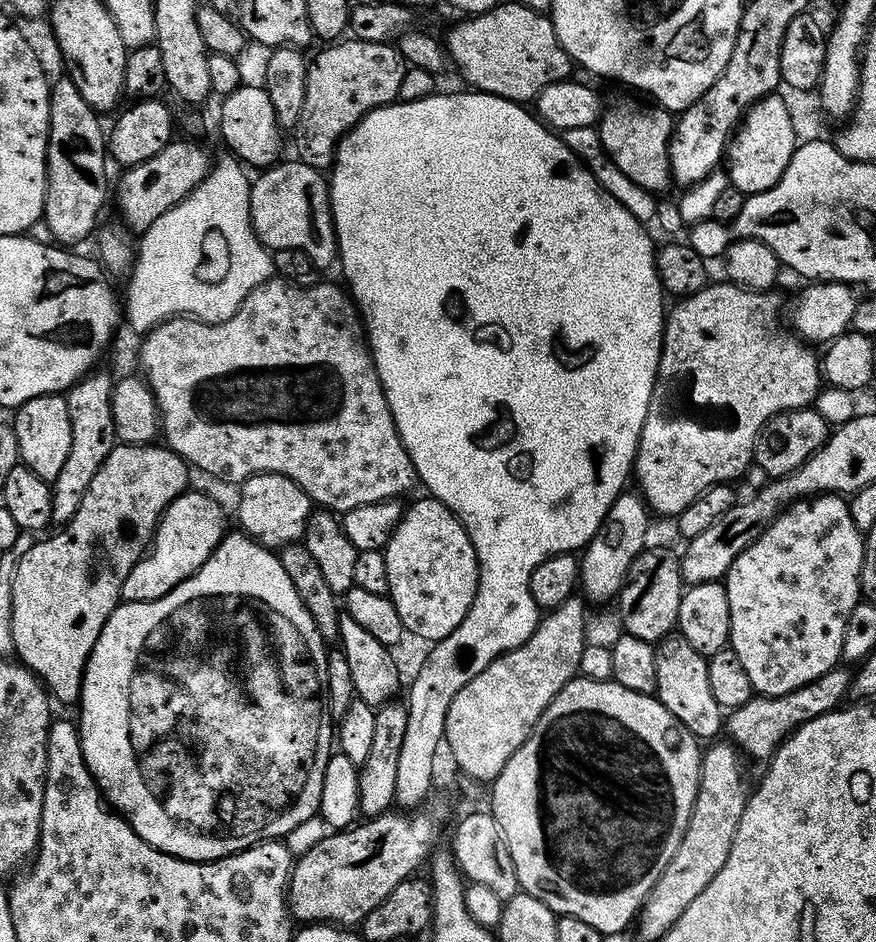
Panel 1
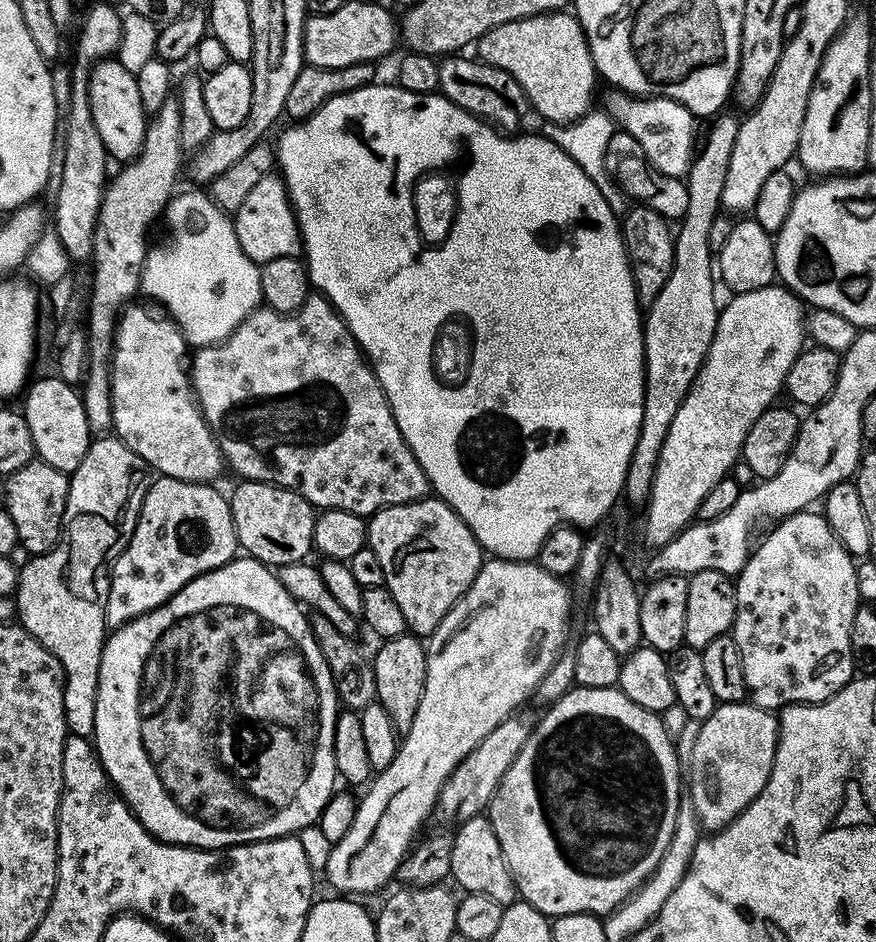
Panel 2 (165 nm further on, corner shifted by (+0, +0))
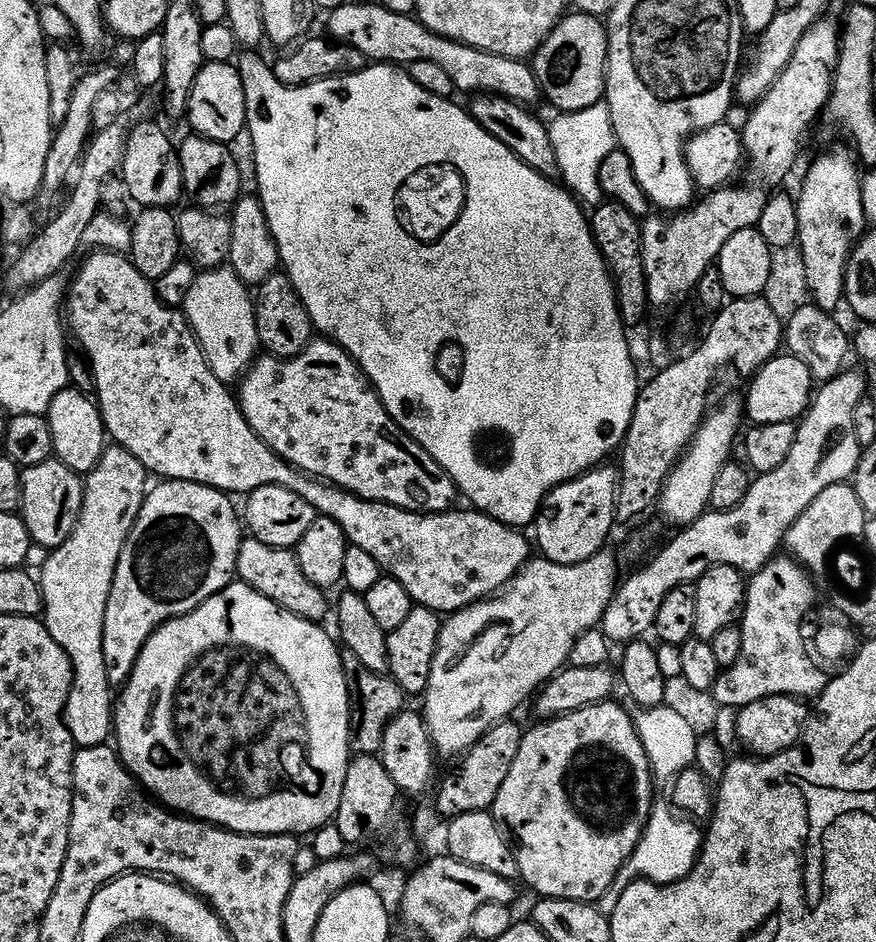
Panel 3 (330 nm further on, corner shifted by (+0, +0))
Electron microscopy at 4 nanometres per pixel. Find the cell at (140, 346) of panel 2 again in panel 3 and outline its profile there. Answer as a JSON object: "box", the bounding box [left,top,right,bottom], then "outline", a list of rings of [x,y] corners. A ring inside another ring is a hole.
{"box":[66,250,530,614],"outline":[[[107,250],[90,251],[83,257],[84,261],[80,264],[80,269],[76,272],[76,277],[71,277],[70,283],[67,285],[66,296],[66,324],[76,335],[78,343],[84,347],[86,355],[86,363],[91,369],[91,383],[96,386],[94,391],[94,399],[100,405],[100,416],[104,419],[105,433],[115,443],[122,445],[126,450],[130,450],[130,454],[134,454],[134,458],[138,458],[138,462],[142,462],[142,466],[149,473],[155,474],[157,477],[167,478],[169,480],[189,480],[190,482],[198,482],[205,484],[211,488],[218,489],[219,492],[227,492],[229,494],[247,494],[255,490],[256,487],[266,486],[267,484],[277,484],[278,486],[289,488],[294,494],[301,495],[313,507],[315,512],[321,516],[329,516],[334,518],[334,522],[338,522],[338,526],[342,526],[348,543],[354,546],[362,546],[362,550],[367,550],[374,557],[374,562],[378,562],[381,569],[387,575],[394,577],[398,582],[402,582],[402,586],[406,586],[406,590],[410,594],[413,605],[429,608],[438,614],[451,614],[464,608],[468,604],[474,603],[475,600],[482,600],[485,596],[493,595],[500,591],[507,584],[508,580],[517,570],[524,565],[524,561],[529,559],[528,544],[530,548],[530,540],[523,536],[519,527],[511,524],[503,524],[500,520],[495,520],[492,516],[488,516],[479,510],[467,510],[468,512],[456,512],[457,510],[449,510],[447,512],[411,512],[405,508],[399,508],[393,504],[383,504],[377,500],[364,500],[360,496],[356,496],[352,492],[345,492],[343,488],[337,488],[336,485],[325,483],[325,481],[308,475],[307,472],[299,471],[286,463],[277,452],[270,450],[266,446],[266,442],[262,442],[262,438],[258,438],[258,434],[254,434],[254,430],[246,422],[246,418],[242,414],[237,397],[234,395],[225,381],[219,380],[214,374],[214,370],[210,370],[210,366],[206,362],[204,352],[200,349],[200,344],[196,341],[196,335],[192,333],[192,328],[188,324],[188,317],[184,315],[179,307],[168,307],[160,300],[156,292],[155,283],[151,279],[144,277],[138,269],[135,268],[131,259],[127,255],[119,252]]]}

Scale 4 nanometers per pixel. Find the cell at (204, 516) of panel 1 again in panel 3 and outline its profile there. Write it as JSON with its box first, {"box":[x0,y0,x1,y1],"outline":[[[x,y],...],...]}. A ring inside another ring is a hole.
{"box":[102,478,242,686],"outline":[[[164,478],[156,483],[147,489],[138,518],[122,546],[110,594],[106,598],[102,618],[102,662],[106,662],[106,678],[114,686],[123,685],[128,679],[146,638],[150,638],[159,624],[194,610],[194,606],[231,584],[236,576],[242,520],[238,508],[232,505],[233,497],[227,492],[219,492],[216,488],[189,480]]]}

